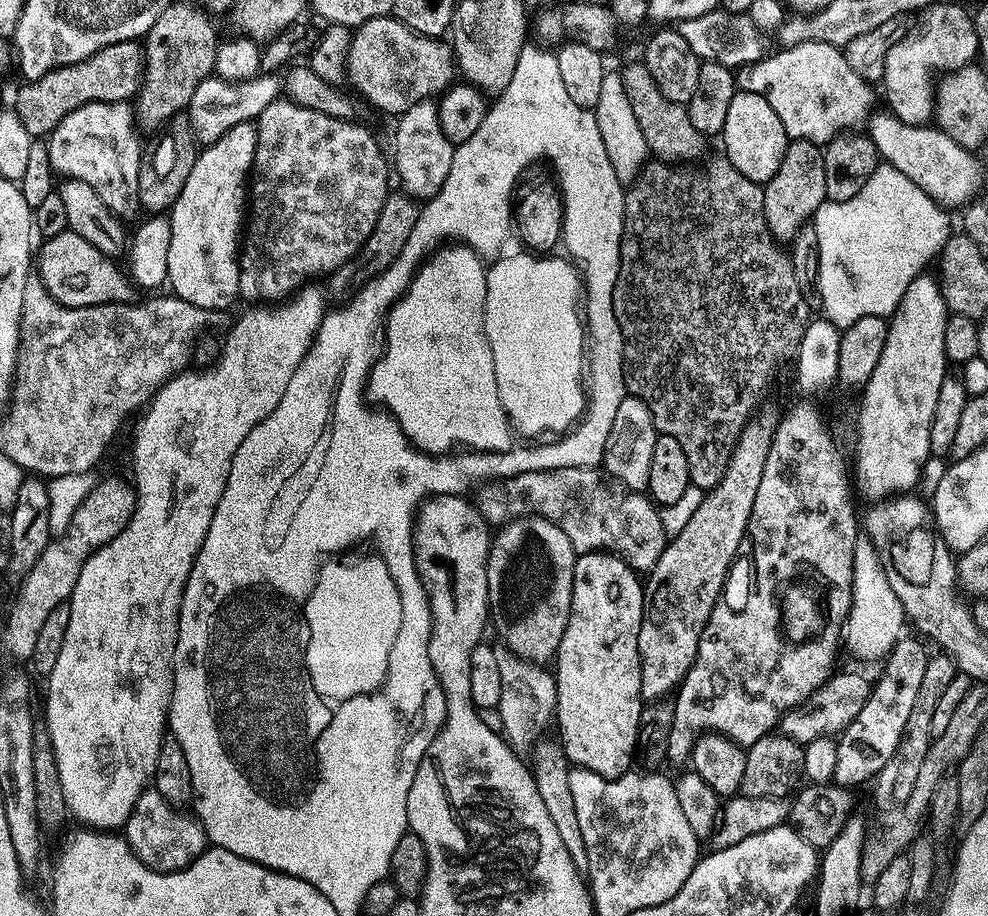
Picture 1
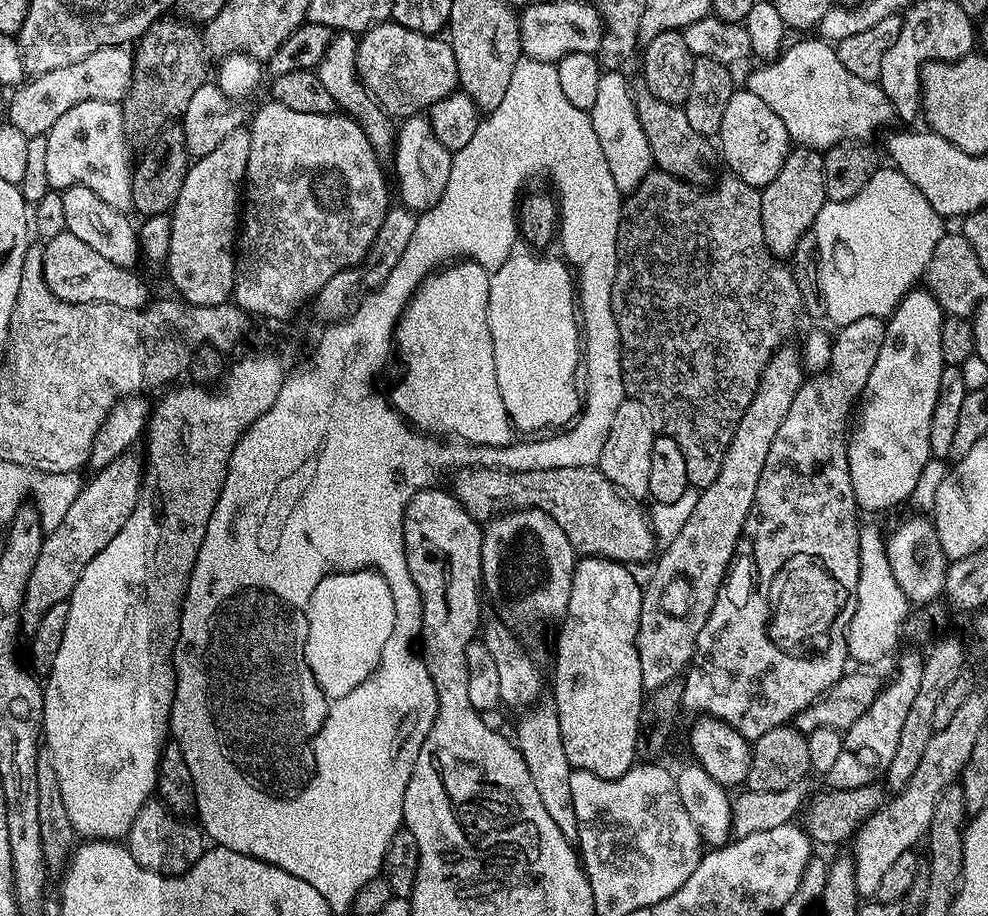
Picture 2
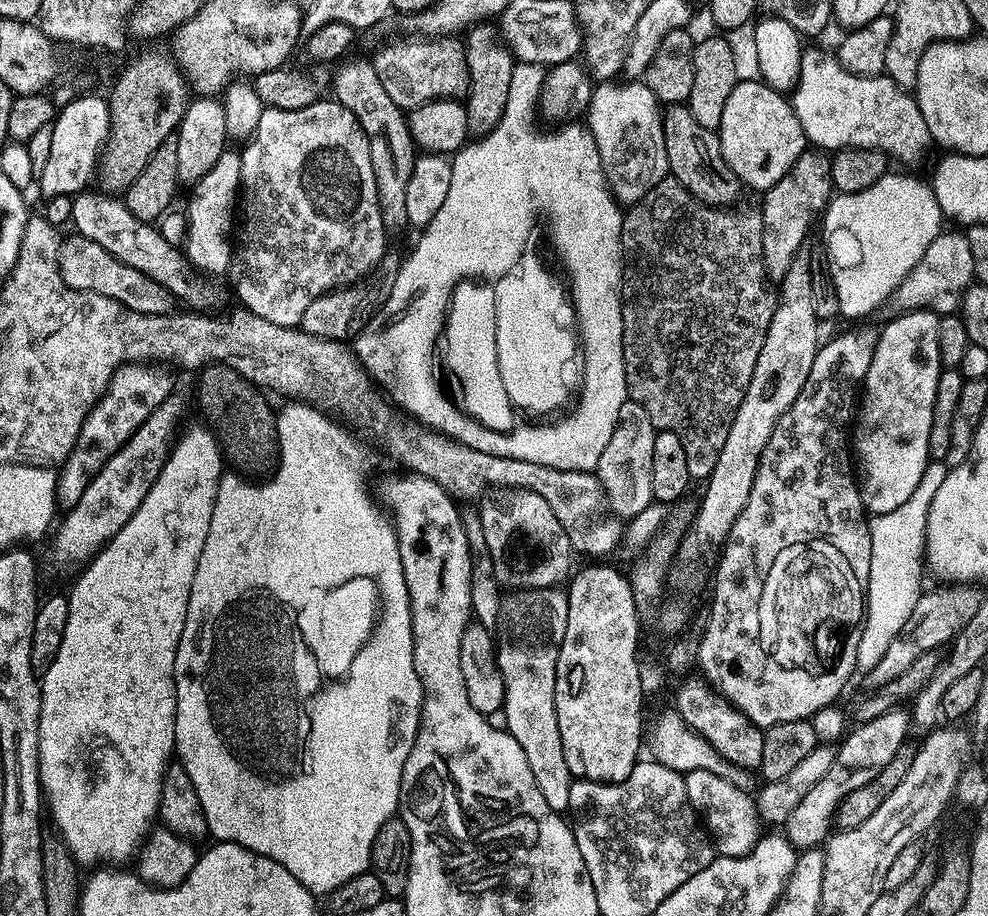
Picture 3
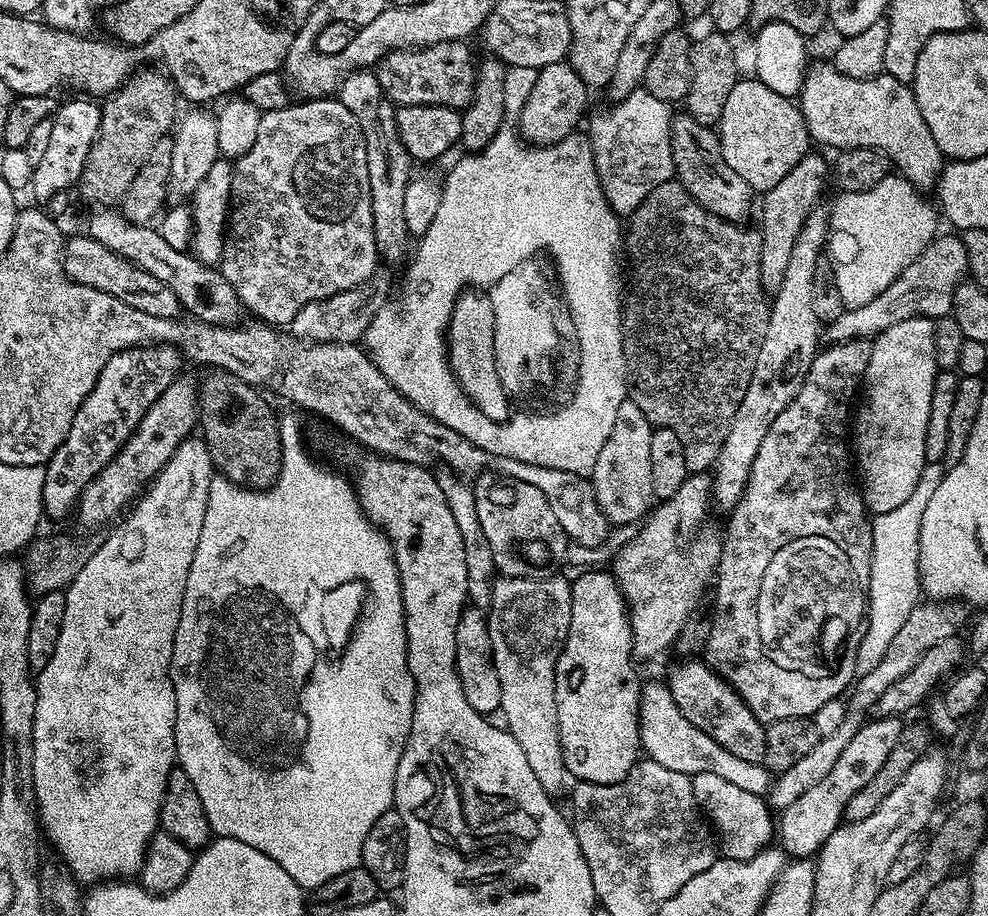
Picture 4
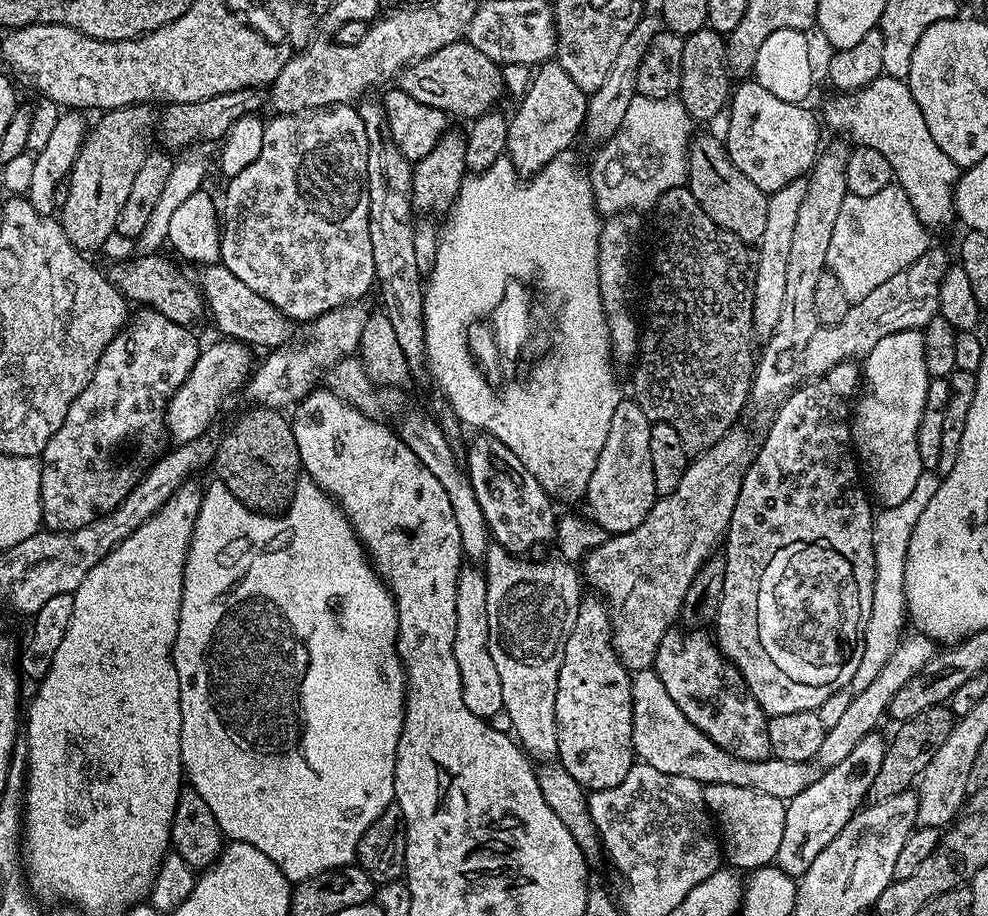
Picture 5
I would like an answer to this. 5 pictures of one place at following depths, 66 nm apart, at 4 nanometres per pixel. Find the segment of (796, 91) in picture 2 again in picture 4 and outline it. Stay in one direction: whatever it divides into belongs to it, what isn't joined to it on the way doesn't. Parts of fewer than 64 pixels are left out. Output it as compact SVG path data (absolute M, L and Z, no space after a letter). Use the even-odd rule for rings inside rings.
M828 62L816 64L813 68L811 65L804 73L804 84L800 88L798 107L800 113L804 115L808 135L815 143L817 140L828 148L836 148L835 150L873 148L886 153L891 167L904 179L910 181L915 188L927 190L927 188L937 187L940 174L944 171L946 157L940 152L929 127L926 126L925 119L922 118L913 89L907 84L898 82L898 78L881 74L869 80L859 80L846 78Z

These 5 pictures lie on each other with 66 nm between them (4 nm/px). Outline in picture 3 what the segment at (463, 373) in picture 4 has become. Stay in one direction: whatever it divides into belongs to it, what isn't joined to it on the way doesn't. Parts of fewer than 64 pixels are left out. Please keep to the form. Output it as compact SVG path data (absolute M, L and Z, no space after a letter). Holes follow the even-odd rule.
M461 280L452 291L442 335L438 343L438 356L442 368L456 383L454 400L465 417L480 424L481 429L492 433L509 433L518 421L517 409L512 407L510 394L498 374L498 346L492 315L492 293L486 288L476 288L475 283Z

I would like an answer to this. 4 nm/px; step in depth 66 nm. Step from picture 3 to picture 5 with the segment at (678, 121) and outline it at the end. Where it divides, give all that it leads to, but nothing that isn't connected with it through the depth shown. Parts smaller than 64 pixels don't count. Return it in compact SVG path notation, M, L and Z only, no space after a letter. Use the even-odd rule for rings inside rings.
M697 135L688 145L688 179L686 187L694 194L694 202L710 214L710 218L722 230L730 230L743 244L759 244L766 231L766 206L769 193L758 190L728 156L728 149L712 136Z

